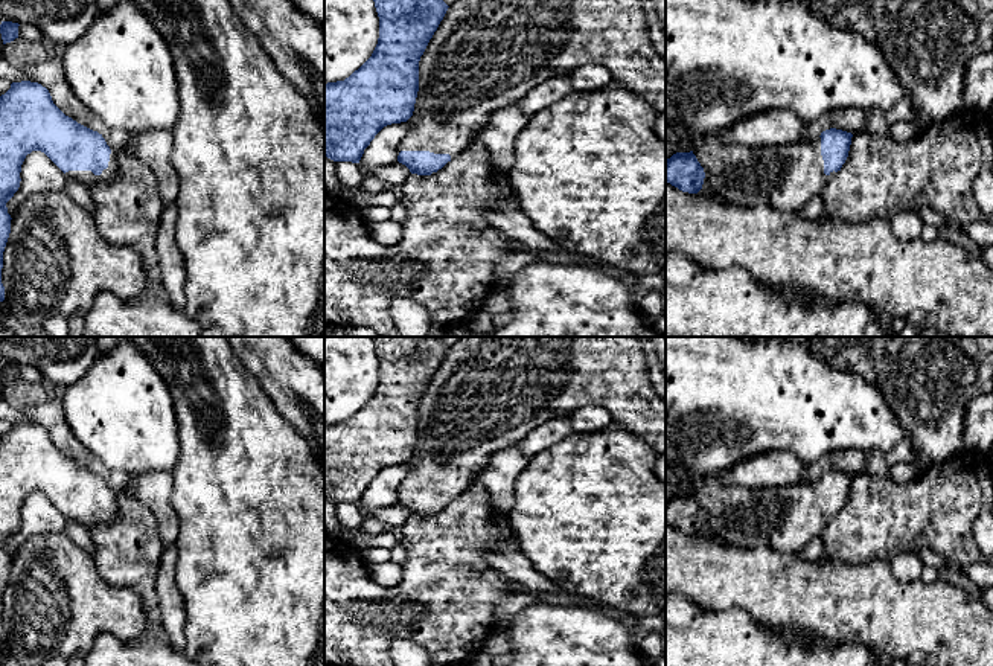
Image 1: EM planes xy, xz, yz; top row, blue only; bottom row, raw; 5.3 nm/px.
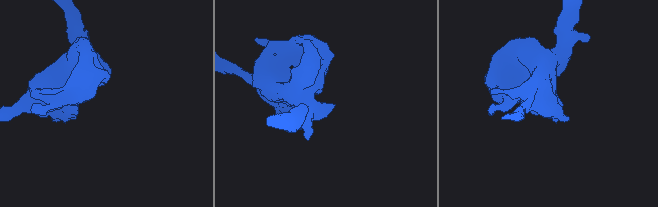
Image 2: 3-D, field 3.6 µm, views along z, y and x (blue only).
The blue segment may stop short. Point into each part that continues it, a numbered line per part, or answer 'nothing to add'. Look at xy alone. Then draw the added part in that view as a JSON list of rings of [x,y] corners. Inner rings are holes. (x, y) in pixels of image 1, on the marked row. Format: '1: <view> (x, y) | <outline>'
1: xy (92, 182) | [[[110,148],[108,168],[102,171],[101,175],[94,175],[91,171],[69,171],[64,175],[82,183],[87,189],[94,191],[105,183],[113,183],[117,172],[117,157],[116,149]]]

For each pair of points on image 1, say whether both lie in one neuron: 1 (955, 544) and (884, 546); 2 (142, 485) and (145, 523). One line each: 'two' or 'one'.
1: one
2: two

